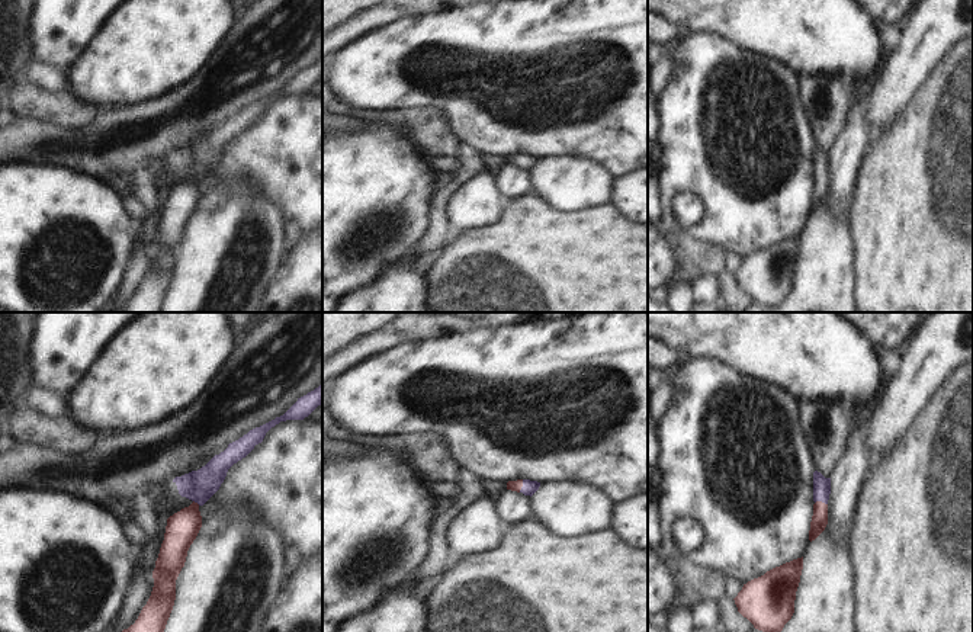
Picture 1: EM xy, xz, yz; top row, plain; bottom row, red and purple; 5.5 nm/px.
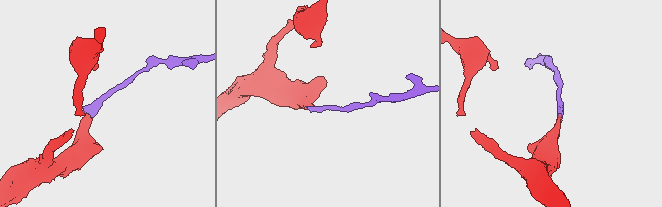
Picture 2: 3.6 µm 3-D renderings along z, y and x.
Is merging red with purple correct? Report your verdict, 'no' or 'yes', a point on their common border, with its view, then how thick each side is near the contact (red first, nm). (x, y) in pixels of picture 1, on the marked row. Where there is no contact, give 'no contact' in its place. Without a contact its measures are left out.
yes | xz (522, 485) | 60/80 nm

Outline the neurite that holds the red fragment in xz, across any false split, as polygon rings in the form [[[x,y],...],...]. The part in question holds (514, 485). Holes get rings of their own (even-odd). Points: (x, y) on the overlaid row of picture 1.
[[[530,479],[508,481],[507,490],[523,493],[524,495],[533,495],[540,487],[540,482]]]

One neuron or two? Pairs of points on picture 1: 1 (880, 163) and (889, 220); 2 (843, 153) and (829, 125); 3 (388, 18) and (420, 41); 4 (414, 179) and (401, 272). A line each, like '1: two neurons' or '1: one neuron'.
1: one neuron
2: two neurons
3: two neurons
4: two neurons

